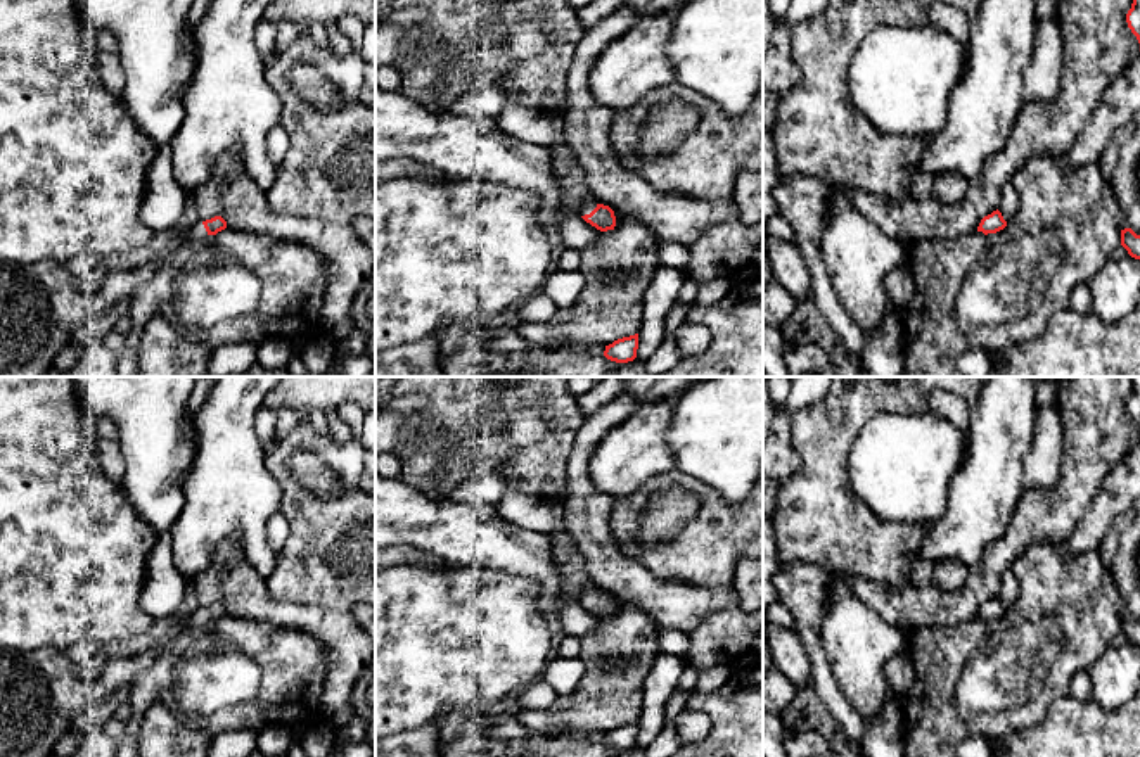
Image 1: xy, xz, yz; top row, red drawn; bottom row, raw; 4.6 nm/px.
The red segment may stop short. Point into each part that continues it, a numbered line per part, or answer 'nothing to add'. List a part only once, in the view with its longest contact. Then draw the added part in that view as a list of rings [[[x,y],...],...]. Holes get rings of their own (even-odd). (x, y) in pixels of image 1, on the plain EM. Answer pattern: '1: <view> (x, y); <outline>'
1: xz (589, 591); [[[590,579],[585,581],[581,593],[580,593],[580,601],[590,601],[597,595],[597,589]]]

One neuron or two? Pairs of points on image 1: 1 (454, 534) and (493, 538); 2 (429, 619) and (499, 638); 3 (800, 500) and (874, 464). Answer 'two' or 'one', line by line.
1: one
2: one
3: two

